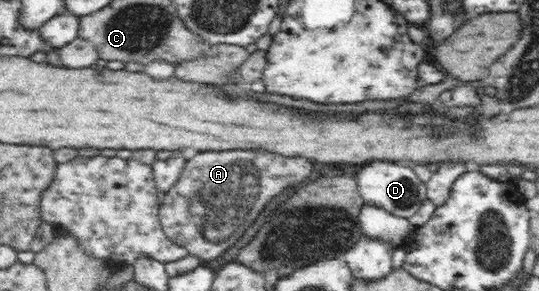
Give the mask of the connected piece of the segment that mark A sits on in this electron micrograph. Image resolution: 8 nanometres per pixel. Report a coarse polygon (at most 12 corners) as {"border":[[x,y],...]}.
{"border":[[198,152],[165,192],[166,235],[221,257],[315,163]]}

